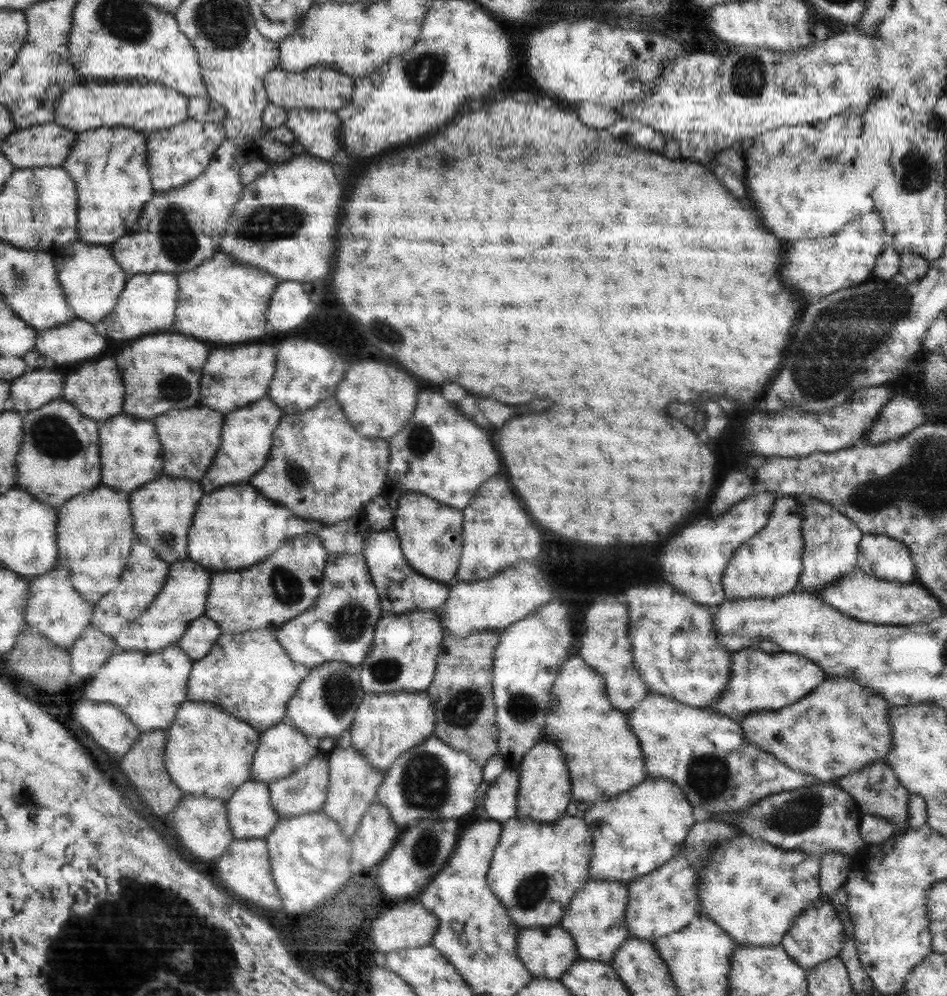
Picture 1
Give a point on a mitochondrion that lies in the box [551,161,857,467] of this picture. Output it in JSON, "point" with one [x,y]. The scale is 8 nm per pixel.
{"point":[808,383]}

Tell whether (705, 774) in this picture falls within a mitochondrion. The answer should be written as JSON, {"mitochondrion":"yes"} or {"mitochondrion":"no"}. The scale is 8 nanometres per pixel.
{"mitochondrion":"yes"}

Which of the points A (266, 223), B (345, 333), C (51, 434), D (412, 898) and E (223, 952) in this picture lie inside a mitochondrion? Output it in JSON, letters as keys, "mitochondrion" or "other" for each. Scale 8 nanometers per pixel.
{"A":"mitochondrion","B":"other","C":"mitochondrion","D":"other","E":"other"}

